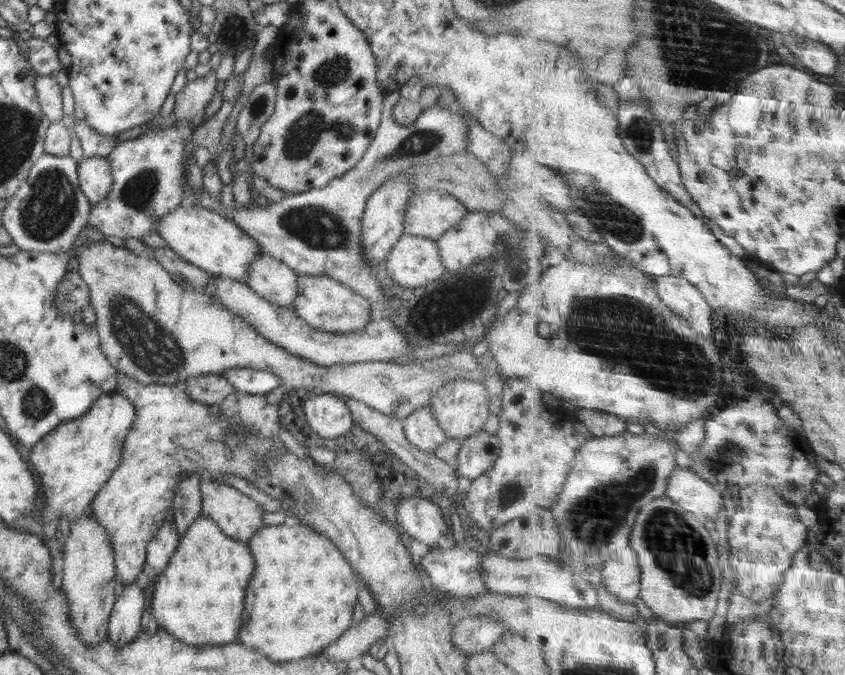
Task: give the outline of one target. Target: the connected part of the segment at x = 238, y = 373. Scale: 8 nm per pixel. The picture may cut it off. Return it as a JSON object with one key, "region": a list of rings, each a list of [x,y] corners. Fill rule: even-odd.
{"region":[[[240,368],[223,370],[220,373],[236,391],[248,394],[266,395],[274,388],[284,388],[283,382],[267,370]]]}

